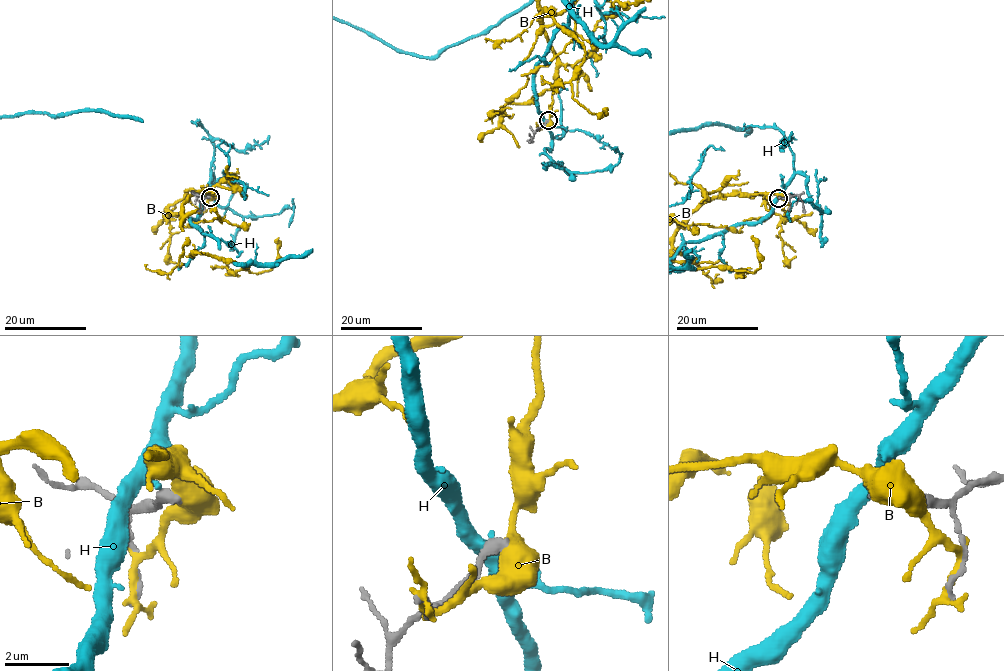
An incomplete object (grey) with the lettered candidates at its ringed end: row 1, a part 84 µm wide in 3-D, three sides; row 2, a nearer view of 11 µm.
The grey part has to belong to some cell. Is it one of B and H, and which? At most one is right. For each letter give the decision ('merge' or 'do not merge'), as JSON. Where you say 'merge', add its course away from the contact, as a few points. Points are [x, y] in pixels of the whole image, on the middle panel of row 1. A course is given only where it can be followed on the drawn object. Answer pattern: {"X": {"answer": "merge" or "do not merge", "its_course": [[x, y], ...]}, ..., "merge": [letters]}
{"B": {"answer": "do not merge"}, "H": {"answer": "do not merge"}, "merge": []}

